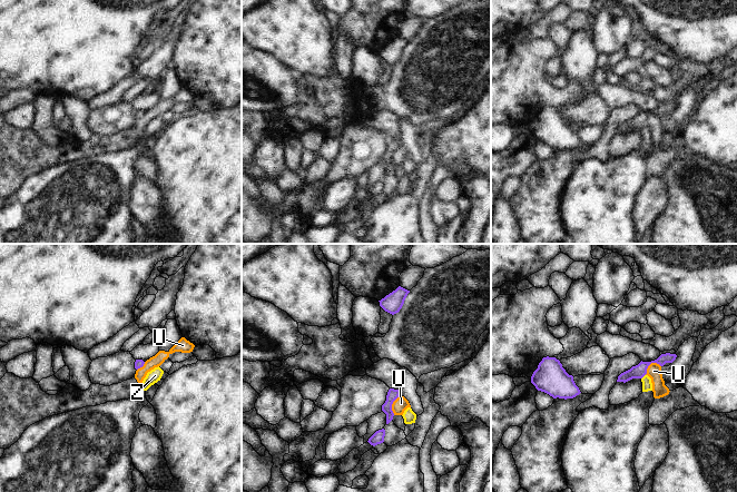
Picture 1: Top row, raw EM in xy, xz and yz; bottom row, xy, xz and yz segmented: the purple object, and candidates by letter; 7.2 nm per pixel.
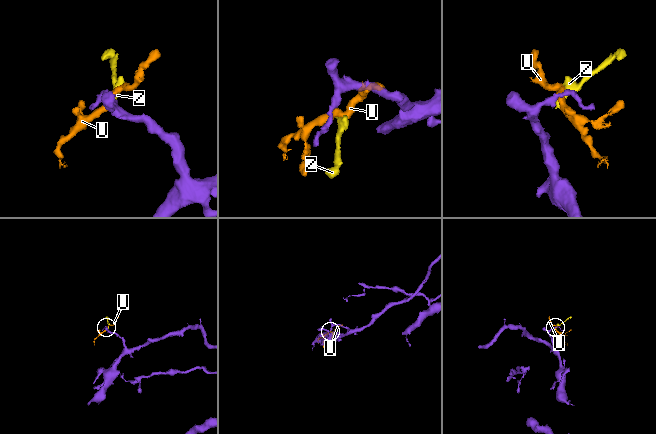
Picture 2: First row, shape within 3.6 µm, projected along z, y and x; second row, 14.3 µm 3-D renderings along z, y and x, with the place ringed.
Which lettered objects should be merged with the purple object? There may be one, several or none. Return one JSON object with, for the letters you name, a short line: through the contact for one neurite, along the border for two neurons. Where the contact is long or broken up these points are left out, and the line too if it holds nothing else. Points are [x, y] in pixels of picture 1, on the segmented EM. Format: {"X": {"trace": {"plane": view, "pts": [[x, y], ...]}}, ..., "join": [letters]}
{"join": []}

